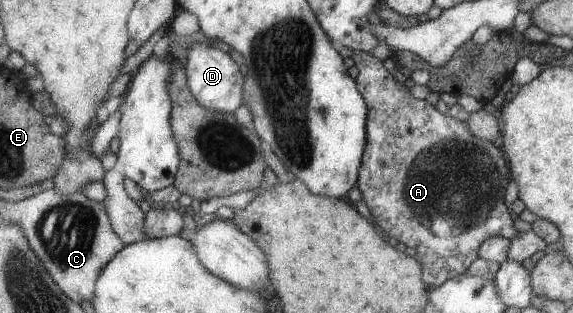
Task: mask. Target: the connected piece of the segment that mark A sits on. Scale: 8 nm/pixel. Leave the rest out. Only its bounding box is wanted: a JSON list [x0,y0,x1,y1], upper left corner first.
[347,50,519,288]

